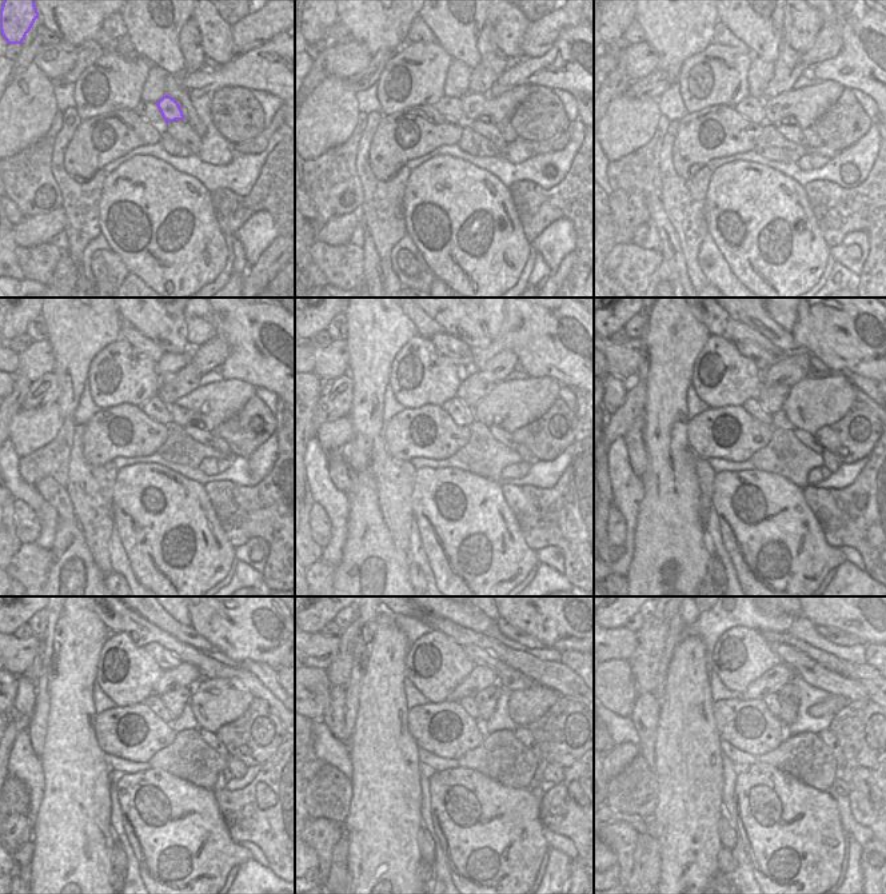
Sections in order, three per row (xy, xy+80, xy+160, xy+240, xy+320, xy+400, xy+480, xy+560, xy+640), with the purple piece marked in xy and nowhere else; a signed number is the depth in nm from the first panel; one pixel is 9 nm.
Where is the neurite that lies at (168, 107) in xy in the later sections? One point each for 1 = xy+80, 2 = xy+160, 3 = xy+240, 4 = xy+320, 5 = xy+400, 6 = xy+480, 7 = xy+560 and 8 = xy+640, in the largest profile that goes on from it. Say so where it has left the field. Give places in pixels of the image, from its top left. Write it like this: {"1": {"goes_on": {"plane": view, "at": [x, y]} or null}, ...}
{"1": {"goes_on": {"plane": "xy+80", "at": [474, 106]}}, "2": {"goes_on": {"plane": "xy+160", "at": [806, 104]}}, "3": {"goes_on": {"plane": "xy+240", "at": [211, 404]}}, "4": {"goes_on": {"plane": "xy+320", "at": [511, 404]}}, "5": {"goes_on": {"plane": "xy+400", "at": [815, 402]}}, "6": {"goes_on": {"plane": "xy+480", "at": [216, 702]}}, "7": {"goes_on": {"plane": "xy+560", "at": [525, 706]}}, "8": {"goes_on": {"plane": "xy+640", "at": [833, 703]}}}

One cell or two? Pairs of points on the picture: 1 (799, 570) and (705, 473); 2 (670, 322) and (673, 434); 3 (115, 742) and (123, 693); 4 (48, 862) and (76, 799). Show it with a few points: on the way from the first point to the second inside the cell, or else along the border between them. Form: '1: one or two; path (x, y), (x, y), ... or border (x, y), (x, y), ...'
1: two; border (717, 473), (710, 505)
2: one; path (670, 350), (670, 406)
3: two; border (144, 701), (136, 705), (116, 706)
4: one; path (64, 846), (72, 838), (74, 815)

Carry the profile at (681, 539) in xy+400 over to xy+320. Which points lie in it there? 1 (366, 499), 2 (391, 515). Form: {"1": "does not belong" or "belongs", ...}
{"1": "belongs", "2": "does not belong"}

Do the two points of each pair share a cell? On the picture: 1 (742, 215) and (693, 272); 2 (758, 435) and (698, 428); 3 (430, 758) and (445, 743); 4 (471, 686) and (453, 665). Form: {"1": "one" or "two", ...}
{"1": "two", "2": "one", "3": "two", "4": "two"}

